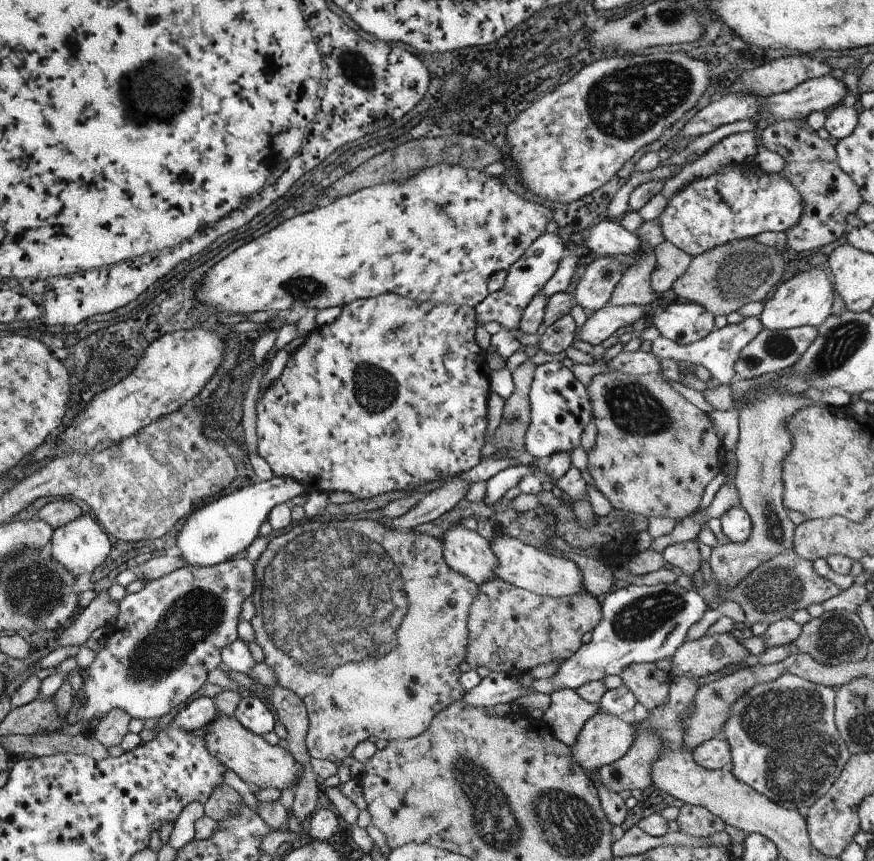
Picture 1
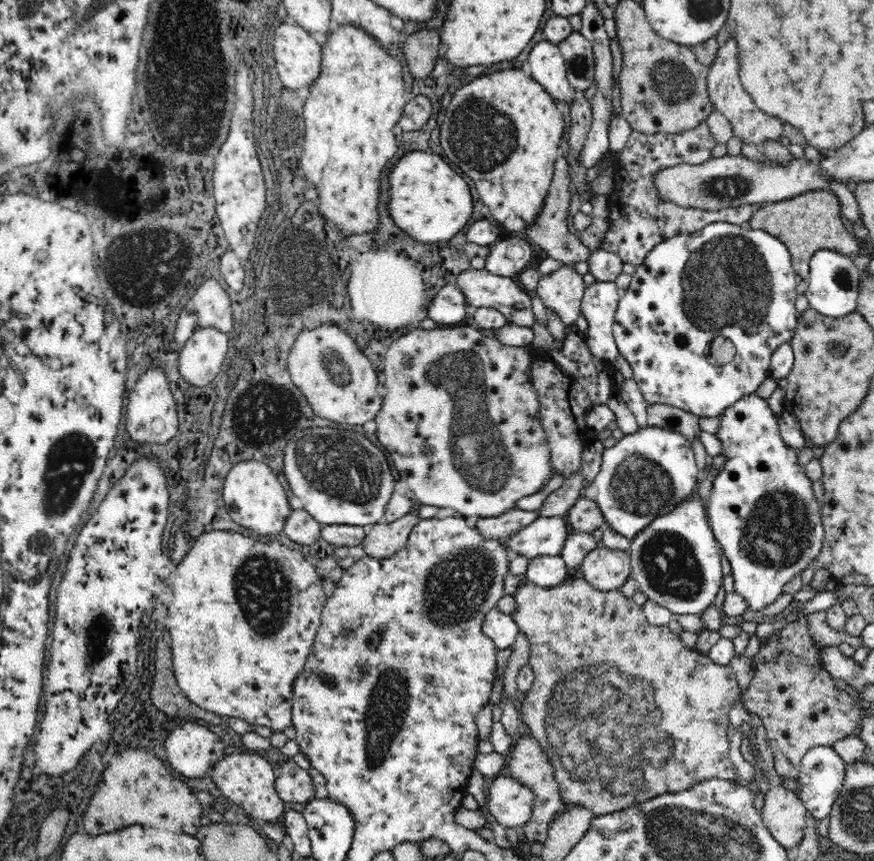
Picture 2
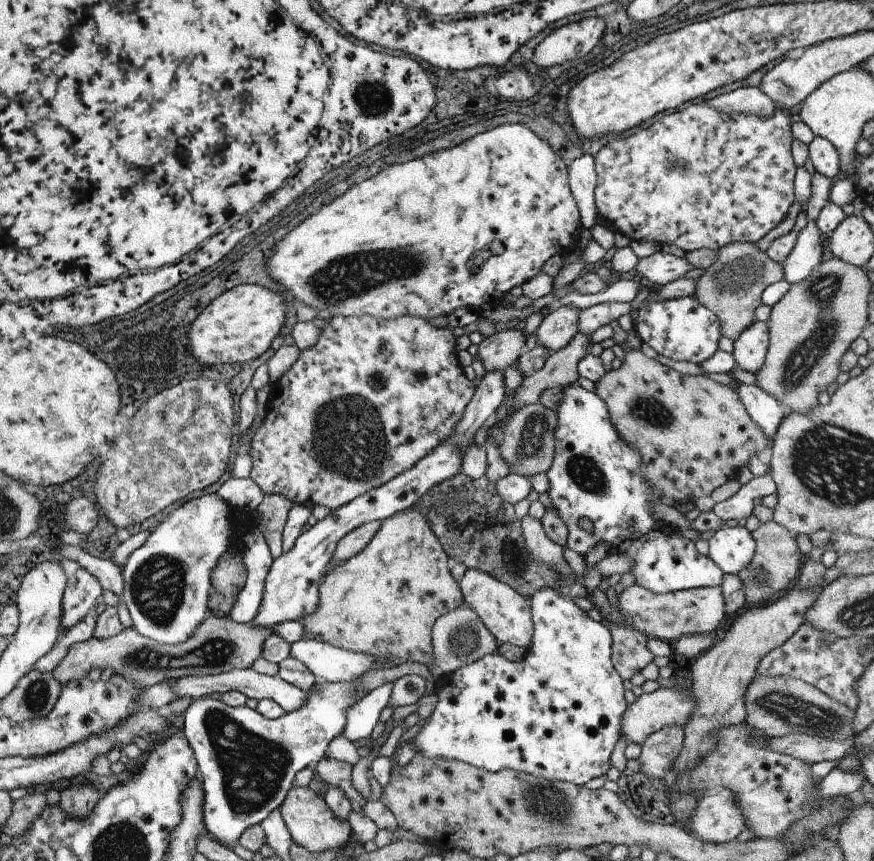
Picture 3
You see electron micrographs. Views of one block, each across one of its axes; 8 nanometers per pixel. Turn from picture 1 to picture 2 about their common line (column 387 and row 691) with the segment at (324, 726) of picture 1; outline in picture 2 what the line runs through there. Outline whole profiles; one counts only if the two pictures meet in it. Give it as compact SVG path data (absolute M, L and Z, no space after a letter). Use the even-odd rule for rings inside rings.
M582 578L558 584L554 588L536 586L534 582L524 580L518 586L518 592L514 594L514 602L516 602L516 610L510 616L514 618L520 632L526 636L526 640L530 644L528 666L534 672L534 684L528 692L518 690L516 696L512 698L512 704L518 708L518 712L524 714L526 724L532 728L530 736L542 746L544 754L552 762L556 780L560 784L560 796L566 804L586 806L596 816L602 816L602 814L612 814L616 810L628 810L640 802L646 802L650 798L658 798L660 794L676 794L680 790L688 790L690 786L694 786L694 782L704 782L710 778L736 780L736 768L732 766L730 756L728 756L730 742L728 742L726 732L728 732L730 722L734 720L732 708L740 700L742 690L740 690L736 674L730 666L718 666L706 654L700 654L698 650L686 648L678 640L678 634L670 632L668 626L650 624L646 620L644 606L640 606L634 598L628 598L624 592L620 592L620 590L600 592Z

